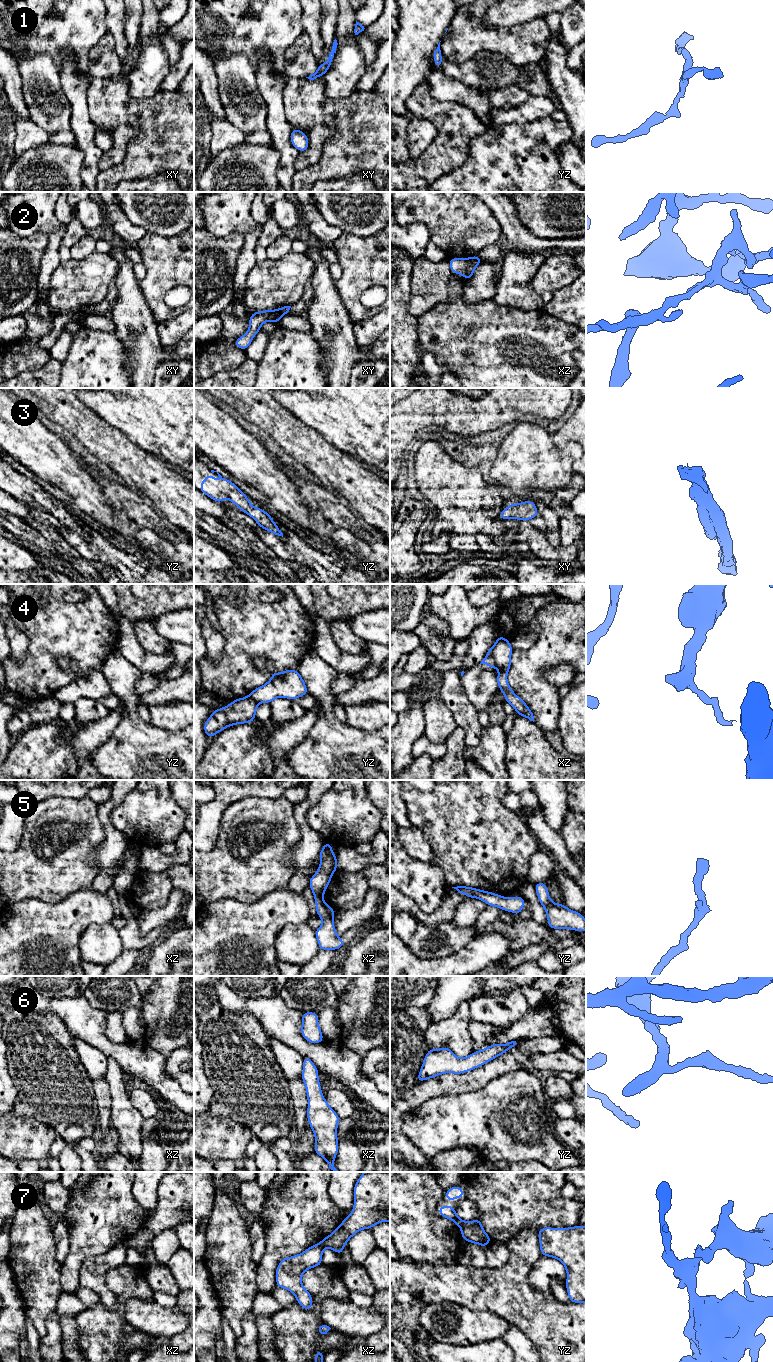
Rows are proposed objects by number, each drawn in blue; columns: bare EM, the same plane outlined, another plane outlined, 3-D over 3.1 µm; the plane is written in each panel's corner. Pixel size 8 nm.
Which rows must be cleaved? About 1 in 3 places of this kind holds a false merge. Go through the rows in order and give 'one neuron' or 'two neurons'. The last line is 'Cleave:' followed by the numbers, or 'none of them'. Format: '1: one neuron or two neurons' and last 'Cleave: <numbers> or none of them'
1: one neuron
2: one neuron
3: one neuron
4: two neurons
5: one neuron
6: one neuron
7: two neurons
Cleave: 4, 7

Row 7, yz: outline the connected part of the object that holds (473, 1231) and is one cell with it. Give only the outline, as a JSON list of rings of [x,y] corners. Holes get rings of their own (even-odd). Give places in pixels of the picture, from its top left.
[[[479,1217],[471,1222],[464,1221],[461,1227],[461,1235],[464,1241],[481,1245],[484,1248],[493,1241],[484,1231]]]

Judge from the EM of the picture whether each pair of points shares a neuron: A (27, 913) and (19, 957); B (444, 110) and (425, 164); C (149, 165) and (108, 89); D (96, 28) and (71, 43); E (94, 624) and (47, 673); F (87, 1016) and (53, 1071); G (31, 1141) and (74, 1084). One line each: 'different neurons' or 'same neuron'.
A: same neuron
B: same neuron
C: same neuron
D: same neuron
E: same neuron
F: different neurons
G: different neurons

